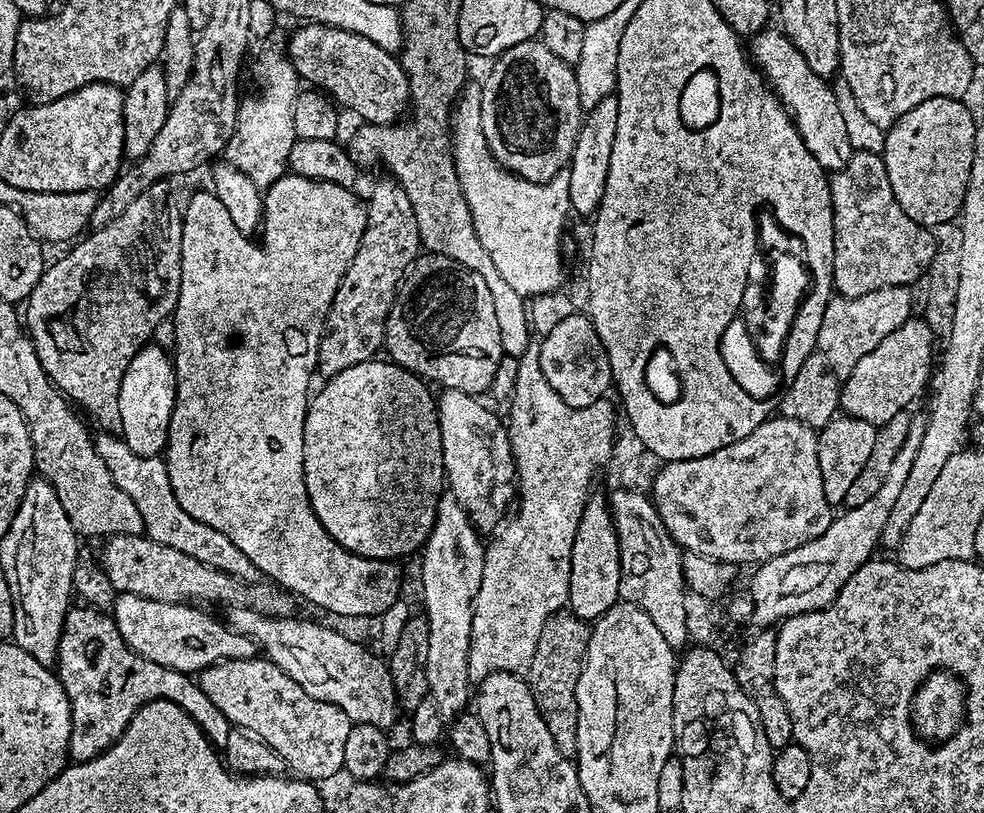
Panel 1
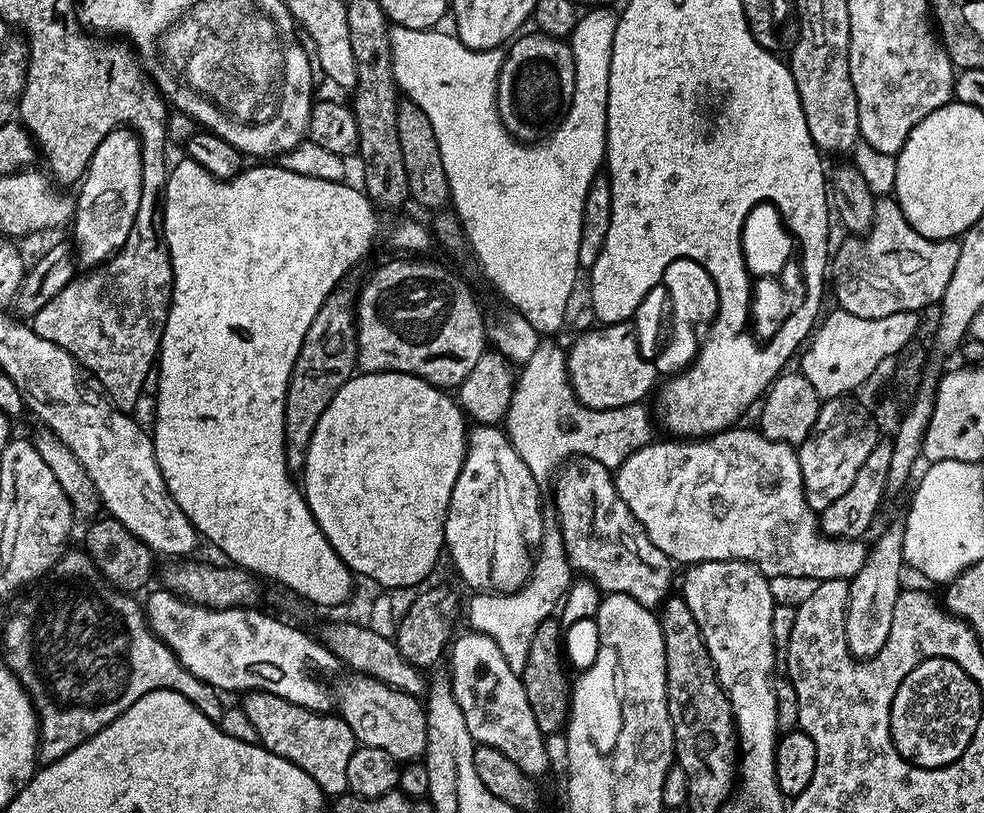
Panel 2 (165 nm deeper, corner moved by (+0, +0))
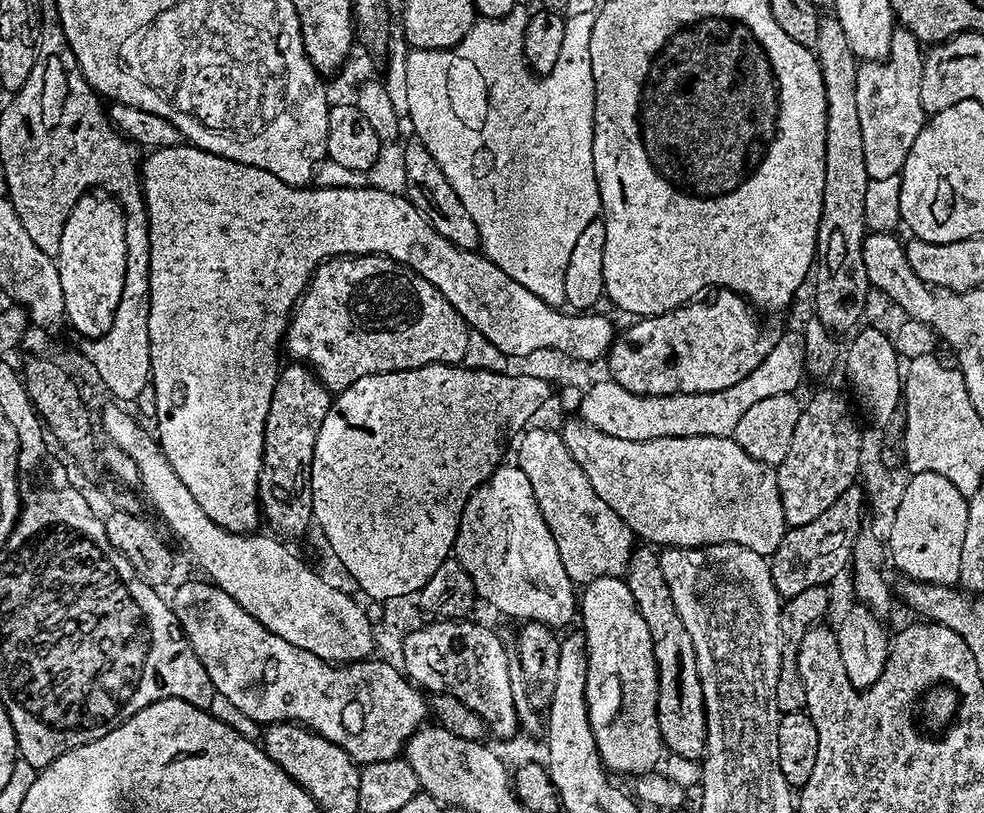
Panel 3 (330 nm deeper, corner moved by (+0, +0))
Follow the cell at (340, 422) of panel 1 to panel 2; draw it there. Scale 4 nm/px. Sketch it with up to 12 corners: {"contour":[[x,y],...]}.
{"contour":[[405,372],[326,406],[302,491],[381,589],[423,585],[468,449]]}

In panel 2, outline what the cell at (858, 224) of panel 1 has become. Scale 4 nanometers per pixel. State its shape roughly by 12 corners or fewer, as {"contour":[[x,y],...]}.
{"contour":[[892,198],[830,260],[862,320],[939,305],[956,240],[918,234]]}

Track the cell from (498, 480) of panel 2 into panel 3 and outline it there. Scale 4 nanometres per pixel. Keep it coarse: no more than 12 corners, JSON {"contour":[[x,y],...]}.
{"contour":[[515,463],[470,494],[454,559],[516,622],[567,629],[577,589]]}

